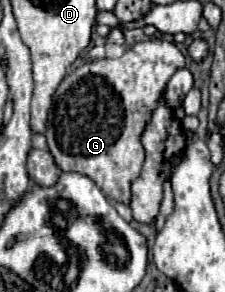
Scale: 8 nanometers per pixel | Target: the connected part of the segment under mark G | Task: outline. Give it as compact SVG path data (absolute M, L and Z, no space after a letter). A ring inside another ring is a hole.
M156 38L128 48L120 58L92 60L70 70L60 82L54 94L52 110L48 114L46 140L56 166L62 172L78 172L92 178L110 200L130 204L130 184L140 174L144 164L144 146L140 142L140 136L150 122L150 114L158 106L168 78L184 66L186 58L176 48L176 44Z

